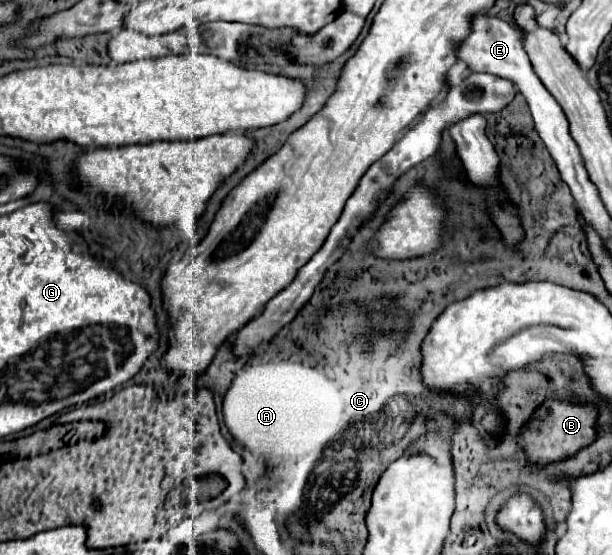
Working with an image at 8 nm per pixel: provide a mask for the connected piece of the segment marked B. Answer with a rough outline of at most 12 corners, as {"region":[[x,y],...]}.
{"region":[[543,402],[521,432],[525,454],[549,464],[595,436],[595,408]]}

